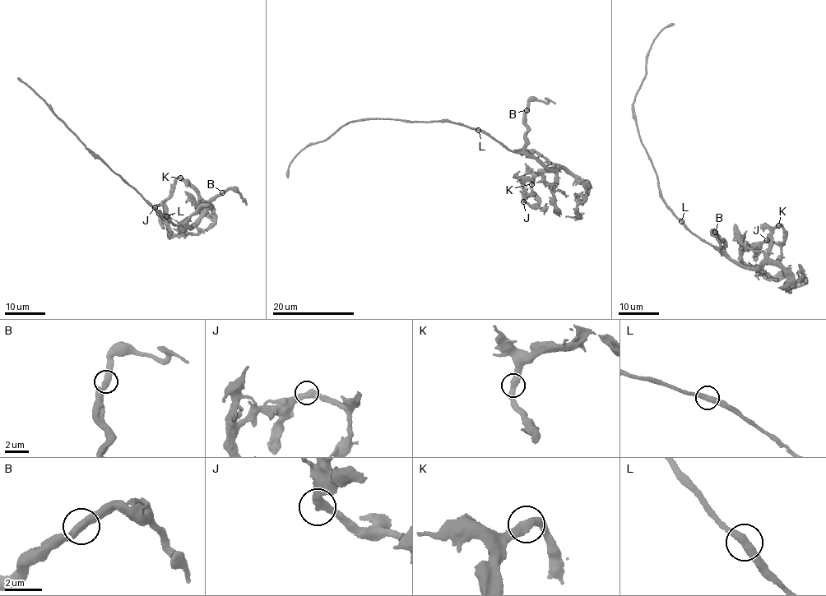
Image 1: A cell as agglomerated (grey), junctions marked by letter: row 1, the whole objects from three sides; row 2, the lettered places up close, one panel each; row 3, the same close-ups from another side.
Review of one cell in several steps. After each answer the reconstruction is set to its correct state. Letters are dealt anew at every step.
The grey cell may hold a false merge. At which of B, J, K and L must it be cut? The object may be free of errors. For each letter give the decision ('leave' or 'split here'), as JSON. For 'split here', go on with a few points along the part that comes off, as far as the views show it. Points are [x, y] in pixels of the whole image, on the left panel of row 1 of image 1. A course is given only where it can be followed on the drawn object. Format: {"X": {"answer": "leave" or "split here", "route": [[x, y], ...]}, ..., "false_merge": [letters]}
{"B": {"answer": "leave"}, "J": {"answer": "leave"}, "K": {"answer": "leave"}, "L": {"answer": "leave"}, "false_merge": []}

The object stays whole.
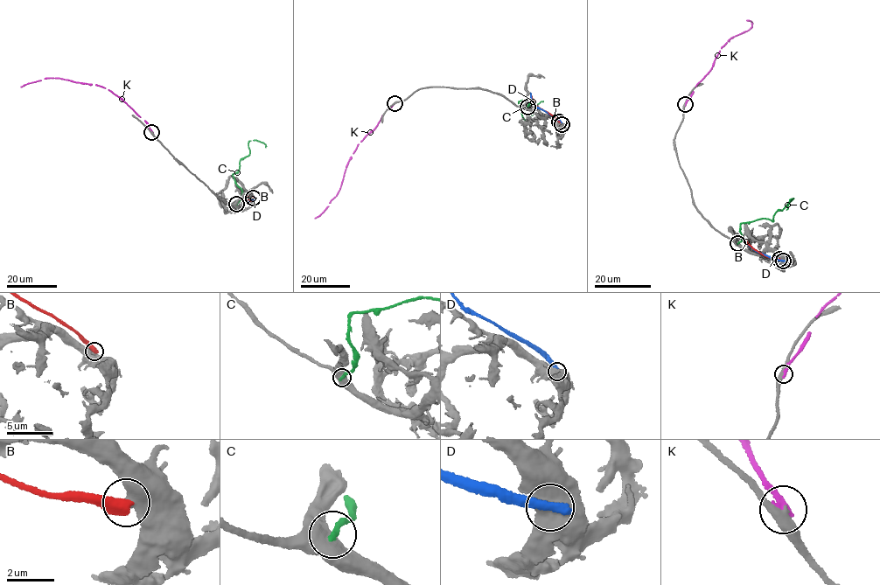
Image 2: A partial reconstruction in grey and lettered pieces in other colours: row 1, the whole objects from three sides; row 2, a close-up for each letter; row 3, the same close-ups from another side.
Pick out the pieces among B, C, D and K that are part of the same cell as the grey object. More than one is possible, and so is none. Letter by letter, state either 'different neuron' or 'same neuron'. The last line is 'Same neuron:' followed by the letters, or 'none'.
B: different neuron
C: different neuron
D: different neuron
K: different neuron
Same neuron: none

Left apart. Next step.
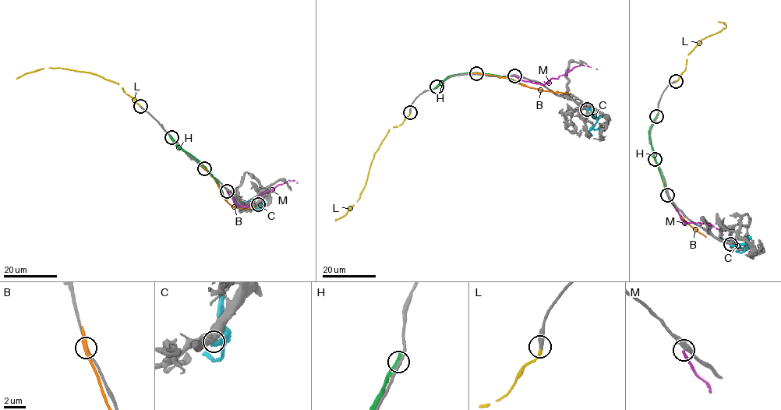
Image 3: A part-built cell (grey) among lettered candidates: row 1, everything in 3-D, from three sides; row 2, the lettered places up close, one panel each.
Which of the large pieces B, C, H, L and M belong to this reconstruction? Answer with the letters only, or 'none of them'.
L

